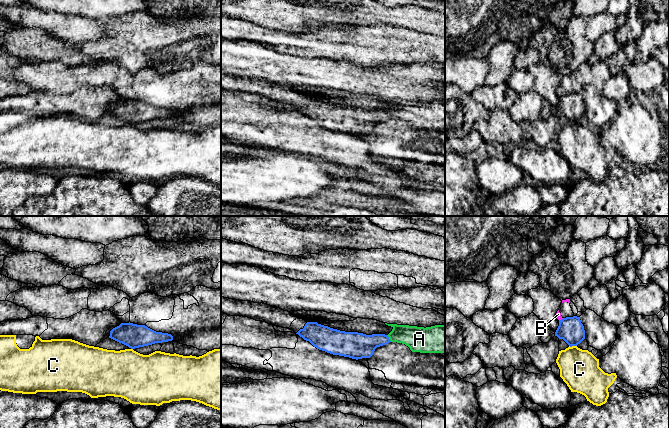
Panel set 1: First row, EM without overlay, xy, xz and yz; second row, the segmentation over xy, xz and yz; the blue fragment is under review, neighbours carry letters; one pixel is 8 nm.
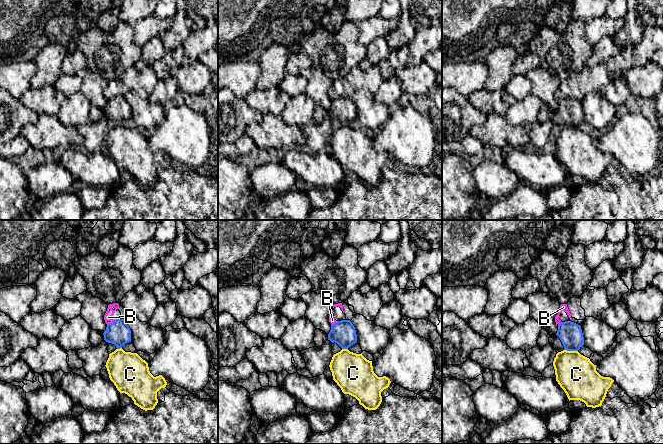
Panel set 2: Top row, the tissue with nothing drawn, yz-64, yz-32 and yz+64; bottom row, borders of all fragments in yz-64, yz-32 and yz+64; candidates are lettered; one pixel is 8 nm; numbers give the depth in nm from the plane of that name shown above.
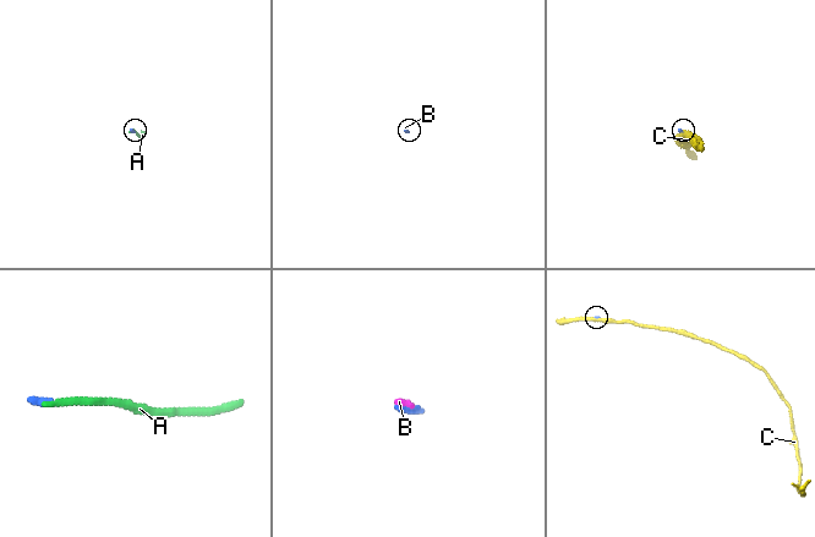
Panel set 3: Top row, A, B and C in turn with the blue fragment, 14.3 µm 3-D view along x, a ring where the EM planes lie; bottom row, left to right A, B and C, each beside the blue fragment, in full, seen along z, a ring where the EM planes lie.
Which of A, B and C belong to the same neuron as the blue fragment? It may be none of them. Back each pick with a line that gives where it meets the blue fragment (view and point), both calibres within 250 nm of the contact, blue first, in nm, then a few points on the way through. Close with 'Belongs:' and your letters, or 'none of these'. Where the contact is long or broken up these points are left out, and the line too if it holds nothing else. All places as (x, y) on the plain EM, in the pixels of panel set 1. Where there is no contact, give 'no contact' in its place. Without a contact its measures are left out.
A: contact xz (388, 114); calibres 200 and 200 nm; way xz (358, 121), (388, 114), (415, 113), (419, 115)
Belongs: A

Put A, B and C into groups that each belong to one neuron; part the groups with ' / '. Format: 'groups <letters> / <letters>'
groups A / B / C

